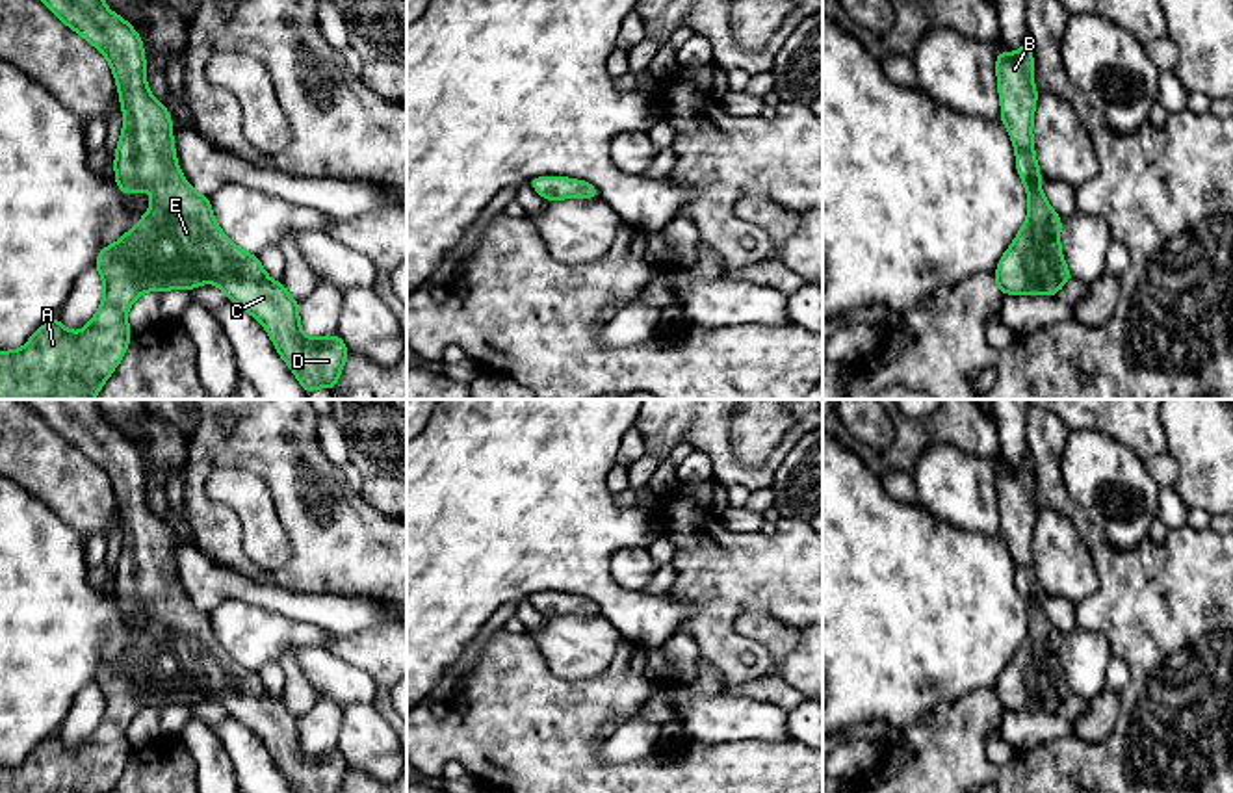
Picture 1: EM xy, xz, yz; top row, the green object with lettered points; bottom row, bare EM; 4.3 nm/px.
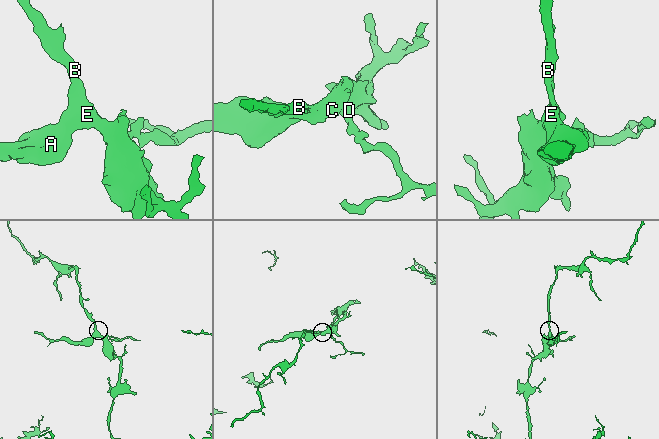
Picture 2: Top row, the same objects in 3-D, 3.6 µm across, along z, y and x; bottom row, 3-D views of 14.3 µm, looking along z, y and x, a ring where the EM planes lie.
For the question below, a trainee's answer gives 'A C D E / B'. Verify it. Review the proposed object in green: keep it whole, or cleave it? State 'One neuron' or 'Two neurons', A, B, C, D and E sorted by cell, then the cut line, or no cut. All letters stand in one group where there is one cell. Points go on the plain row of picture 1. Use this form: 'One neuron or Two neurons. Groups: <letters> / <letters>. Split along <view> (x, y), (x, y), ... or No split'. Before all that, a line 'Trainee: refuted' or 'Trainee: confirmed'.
Trainee: refuted
One neuron. Groups: A B C D E. No split

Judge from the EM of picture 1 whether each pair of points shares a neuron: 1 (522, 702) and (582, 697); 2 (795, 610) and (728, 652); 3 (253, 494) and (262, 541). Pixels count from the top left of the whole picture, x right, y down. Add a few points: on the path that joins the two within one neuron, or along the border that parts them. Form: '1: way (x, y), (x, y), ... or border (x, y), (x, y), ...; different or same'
1: way (537, 702), (567, 702); same
2: way (769, 600), (739, 600), (726, 613), (726, 626); same
3: way (255, 506), (262, 530); same

